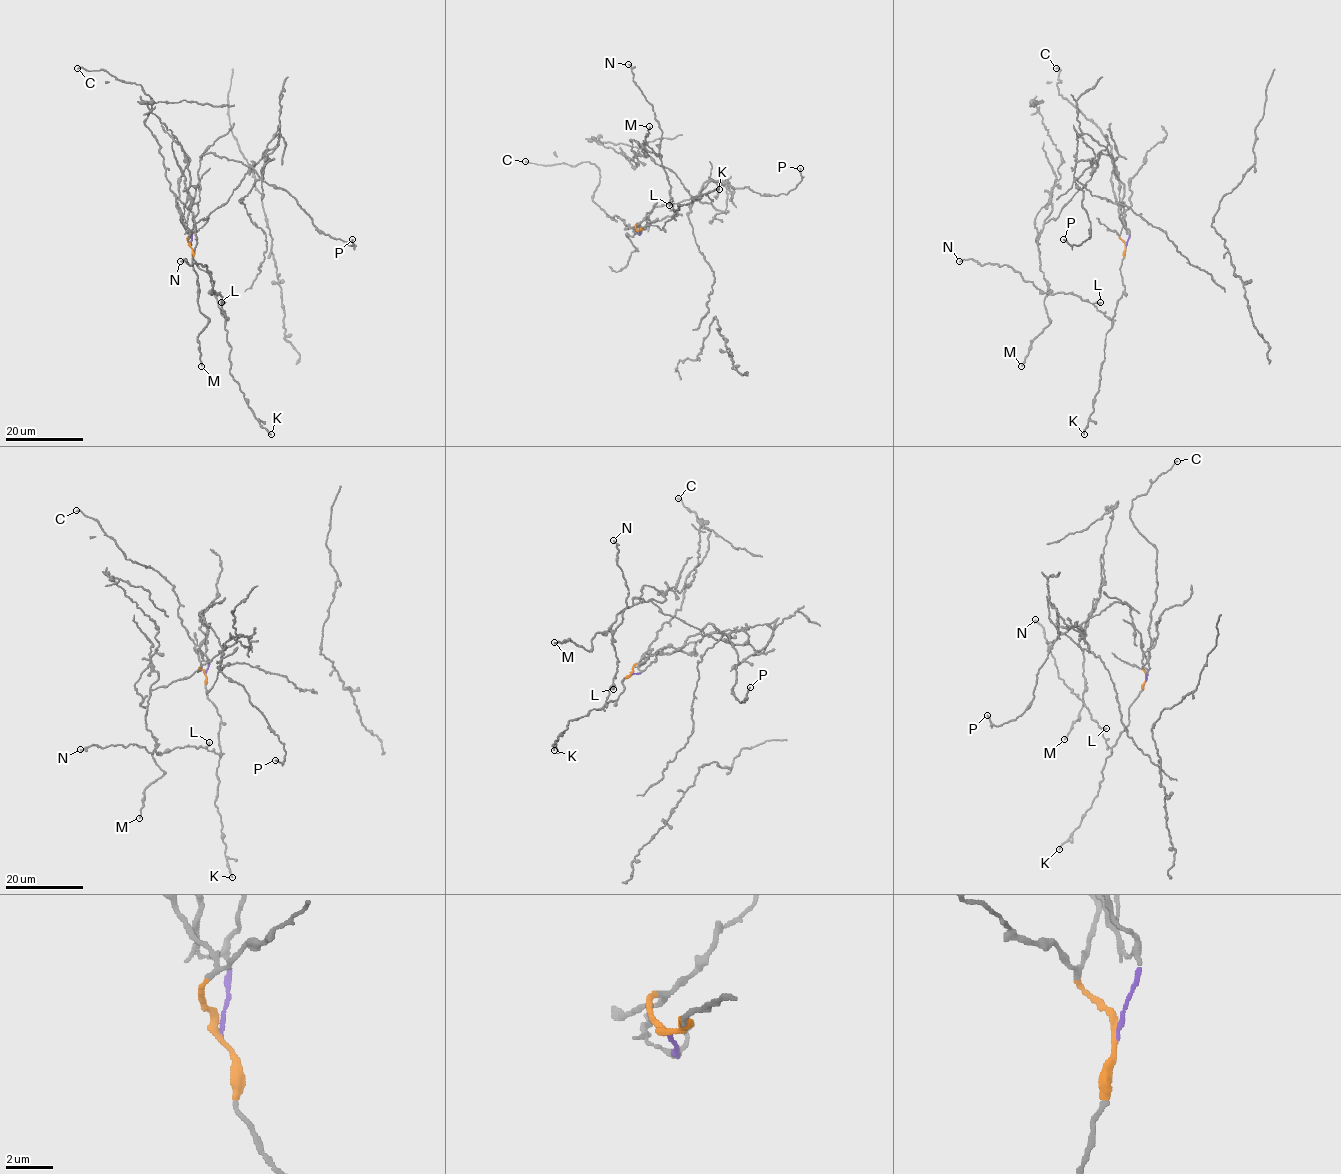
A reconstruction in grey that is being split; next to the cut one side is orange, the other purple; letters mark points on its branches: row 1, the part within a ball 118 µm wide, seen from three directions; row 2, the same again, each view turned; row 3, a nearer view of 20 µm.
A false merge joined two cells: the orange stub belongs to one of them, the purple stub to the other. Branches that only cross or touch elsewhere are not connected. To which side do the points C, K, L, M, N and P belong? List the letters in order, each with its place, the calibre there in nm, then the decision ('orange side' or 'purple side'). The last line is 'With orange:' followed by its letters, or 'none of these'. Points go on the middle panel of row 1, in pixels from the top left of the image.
C: (525, 161) | 200 nm | orange side
K: (719, 189) | 170 nm | orange side
L: (669, 205) | 320 nm | orange side
M: (649, 126) | 180 nm | purple side
N: (628, 64) | 170 nm | orange side
P: (800, 168) | 130 nm | purple side
With orange: C, K, L, N

